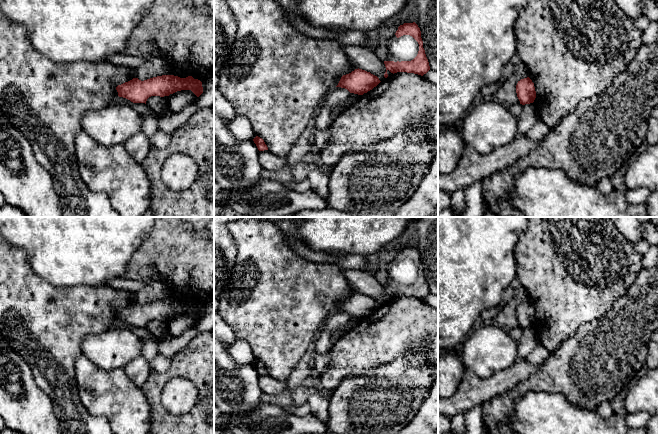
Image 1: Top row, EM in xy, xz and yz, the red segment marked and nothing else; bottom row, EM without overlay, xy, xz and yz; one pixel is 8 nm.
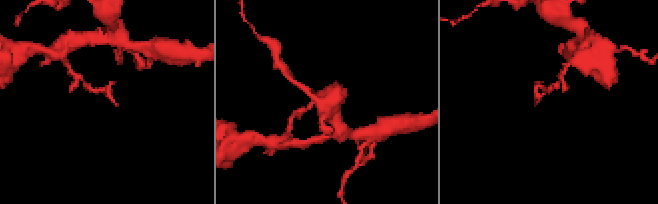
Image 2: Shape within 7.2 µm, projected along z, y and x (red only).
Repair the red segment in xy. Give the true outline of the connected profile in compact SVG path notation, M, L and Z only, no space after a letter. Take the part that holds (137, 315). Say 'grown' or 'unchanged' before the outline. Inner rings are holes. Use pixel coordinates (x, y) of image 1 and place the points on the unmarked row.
unchanged; M162 299L144 305L138 302L116 311L119 321L133 327L145 327L151 320L169 320L177 315L191 314L197 321L203 317L202 306L192 300L180 302L174 299Z

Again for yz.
unchanged; M529 301L518 305L516 317L520 328L522 329L533 327L536 322L534 307Z

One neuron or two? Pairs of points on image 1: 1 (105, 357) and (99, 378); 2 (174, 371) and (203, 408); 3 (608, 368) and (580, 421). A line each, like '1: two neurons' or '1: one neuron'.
1: two neurons
2: one neuron
3: two neurons

